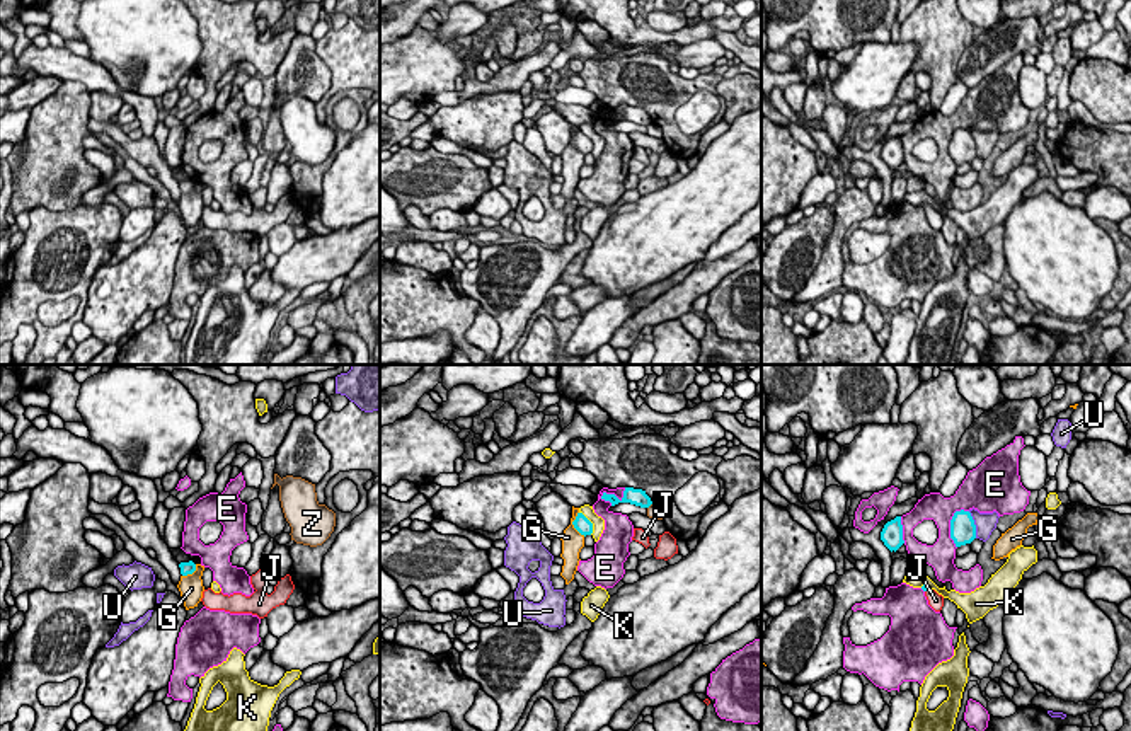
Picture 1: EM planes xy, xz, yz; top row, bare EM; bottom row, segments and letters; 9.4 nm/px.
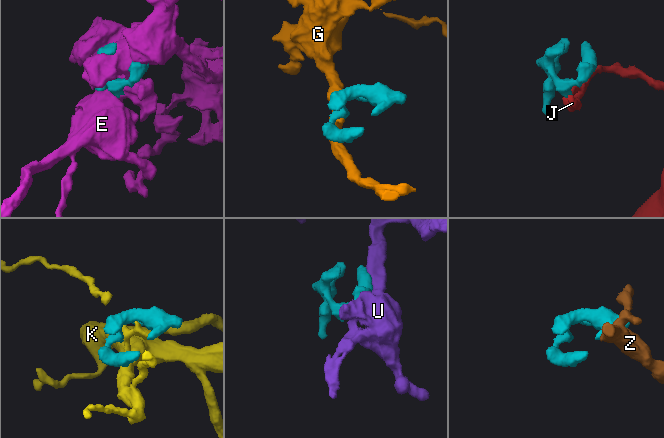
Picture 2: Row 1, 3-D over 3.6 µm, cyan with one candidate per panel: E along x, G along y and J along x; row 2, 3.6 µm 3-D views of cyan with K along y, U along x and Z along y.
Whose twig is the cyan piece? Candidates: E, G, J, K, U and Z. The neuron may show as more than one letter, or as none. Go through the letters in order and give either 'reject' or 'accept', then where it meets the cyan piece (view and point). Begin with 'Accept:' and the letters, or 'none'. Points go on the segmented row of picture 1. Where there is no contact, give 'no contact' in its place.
Accept: J
E: reject; contact xz (615, 496)
G: reject; contact xz (573, 523)
J: accept; contact yz (927, 588)
K: reject; contact xz (591, 523)
U: reject; contact yz (975, 525)
Z: reject; contact xz (649, 505)

